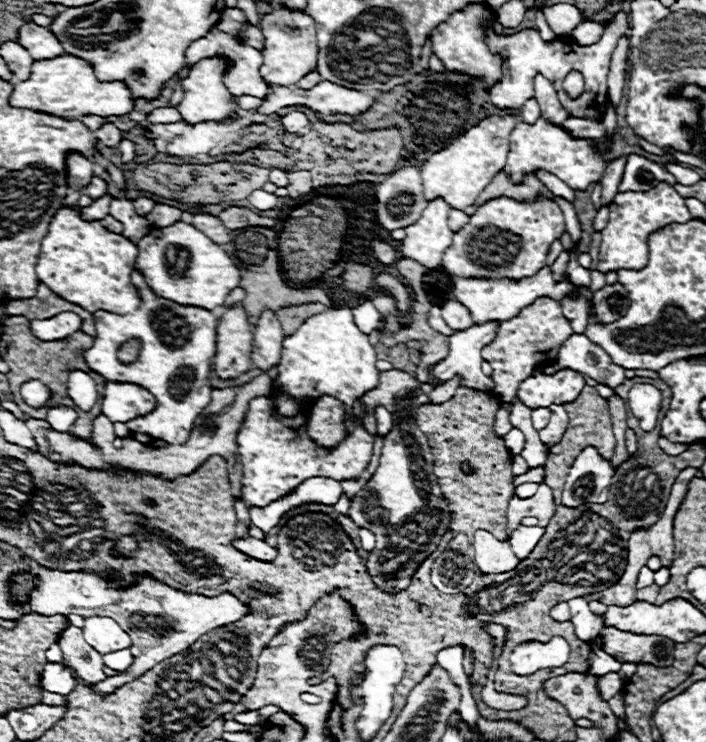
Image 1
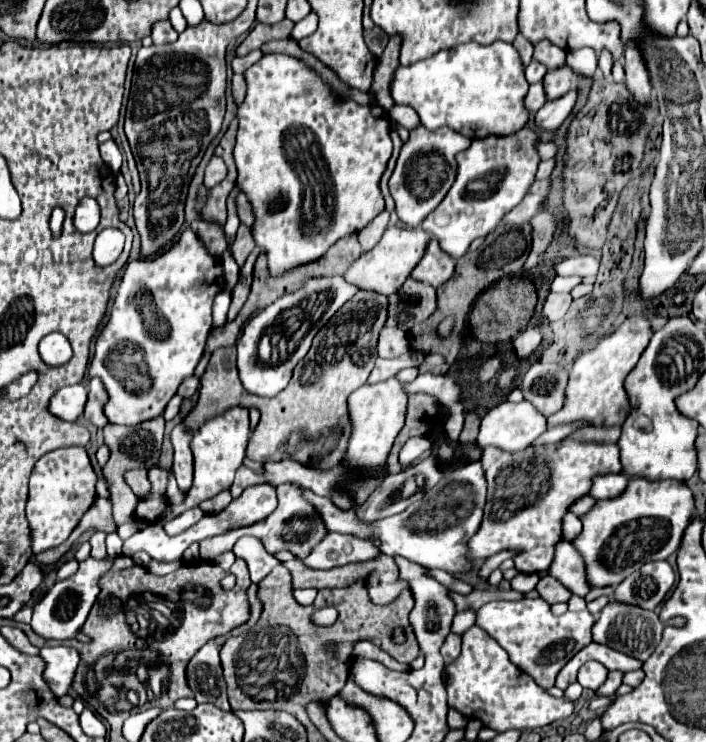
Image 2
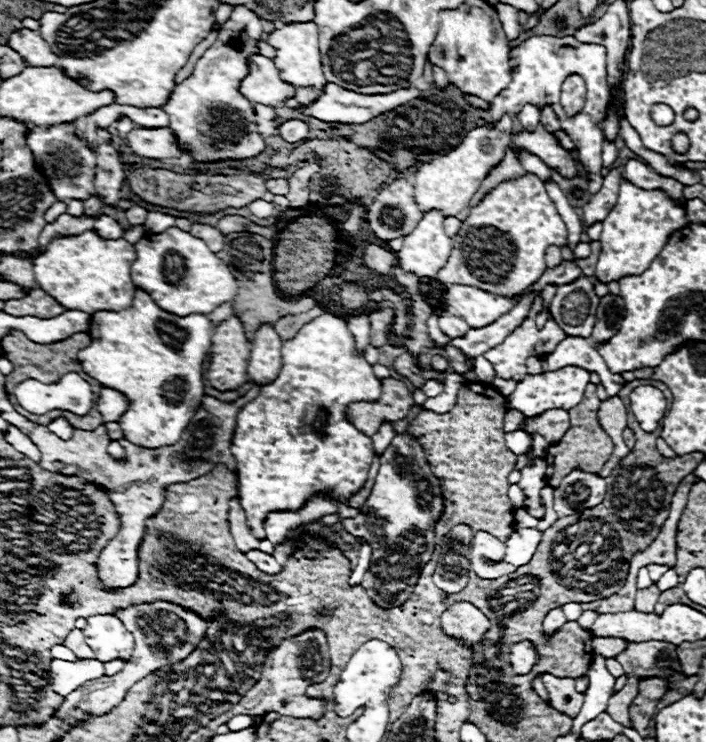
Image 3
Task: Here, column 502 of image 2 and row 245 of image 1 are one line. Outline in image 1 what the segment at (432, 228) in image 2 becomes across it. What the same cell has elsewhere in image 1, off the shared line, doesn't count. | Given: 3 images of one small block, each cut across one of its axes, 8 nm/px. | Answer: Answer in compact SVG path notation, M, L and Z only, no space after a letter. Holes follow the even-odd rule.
M176 222L166 228L152 228L138 242L138 258L134 268L138 268L150 286L150 290L182 306L198 306L214 310L222 306L226 296L240 284L240 270L234 266L232 258L216 246L210 238L200 234L192 224ZM184 254L184 258L180 258Z

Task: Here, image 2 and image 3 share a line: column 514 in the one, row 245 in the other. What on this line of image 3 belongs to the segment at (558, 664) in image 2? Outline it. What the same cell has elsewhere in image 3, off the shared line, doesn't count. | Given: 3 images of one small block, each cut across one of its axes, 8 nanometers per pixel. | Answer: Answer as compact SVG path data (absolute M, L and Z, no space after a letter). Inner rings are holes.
M622 178L618 202L614 210L608 214L608 218L602 222L602 234L600 244L602 252L596 264L594 278L598 278L602 284L608 284L612 280L620 280L624 276L640 276L648 270L650 262L660 254L668 238L688 226L686 210L672 204L672 200L660 192L660 190L642 190L630 180Z

